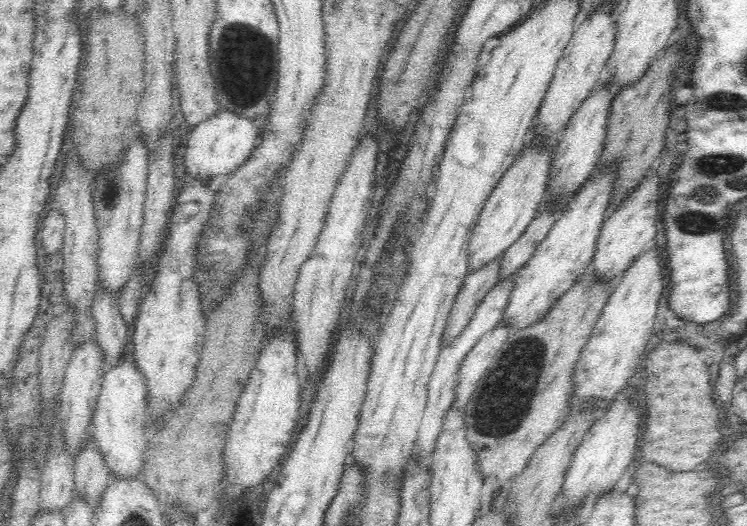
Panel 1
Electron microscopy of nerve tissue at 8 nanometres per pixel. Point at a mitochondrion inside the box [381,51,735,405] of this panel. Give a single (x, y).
(698, 220)

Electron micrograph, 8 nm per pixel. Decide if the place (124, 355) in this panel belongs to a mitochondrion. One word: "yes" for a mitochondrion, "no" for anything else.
no

